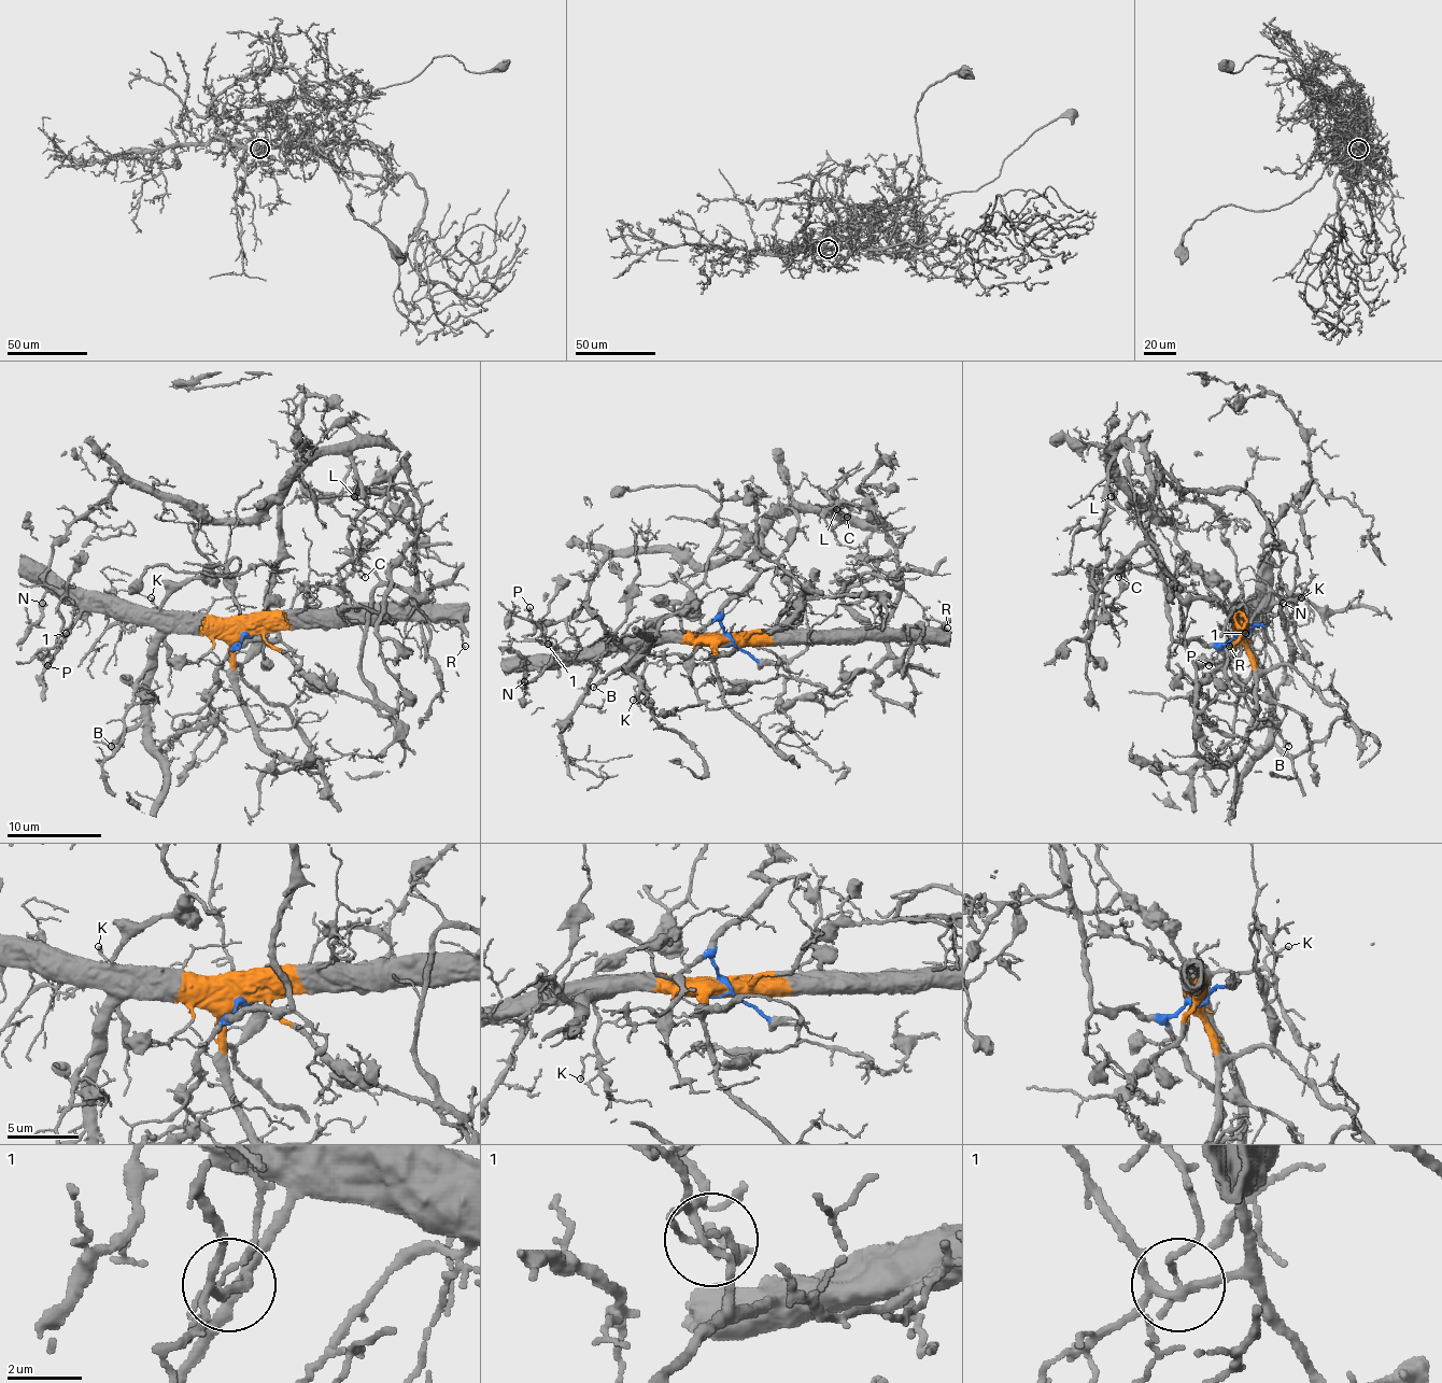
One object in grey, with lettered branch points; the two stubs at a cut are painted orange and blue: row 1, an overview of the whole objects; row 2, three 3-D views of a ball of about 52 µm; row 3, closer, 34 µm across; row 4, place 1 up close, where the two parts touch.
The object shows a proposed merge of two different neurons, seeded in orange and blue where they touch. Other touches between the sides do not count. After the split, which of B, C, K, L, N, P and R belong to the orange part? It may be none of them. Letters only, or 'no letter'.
B, K, N, P, R

